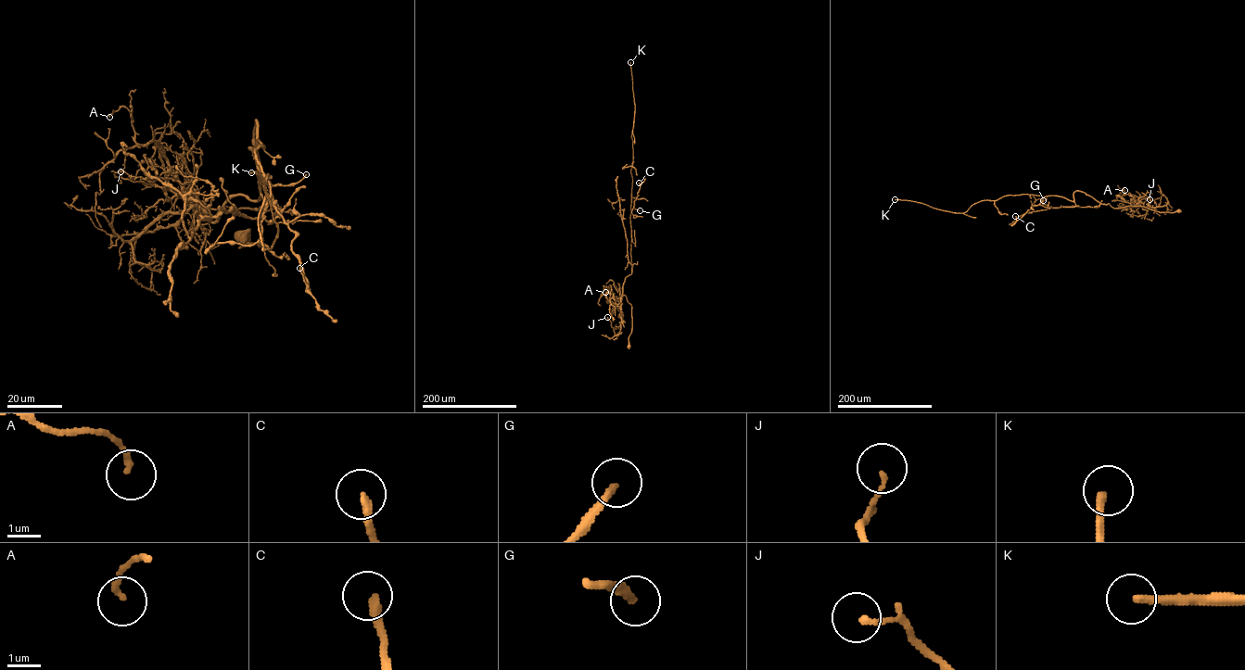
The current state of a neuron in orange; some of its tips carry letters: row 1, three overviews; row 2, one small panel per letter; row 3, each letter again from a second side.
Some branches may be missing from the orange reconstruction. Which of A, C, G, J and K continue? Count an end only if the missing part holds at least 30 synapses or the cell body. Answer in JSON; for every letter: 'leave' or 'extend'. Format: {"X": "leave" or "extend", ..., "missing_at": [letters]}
{"A": "leave", "C": "leave", "G": "extend", "J": "leave", "K": "extend", "missing_at": ["G", "K"]}

